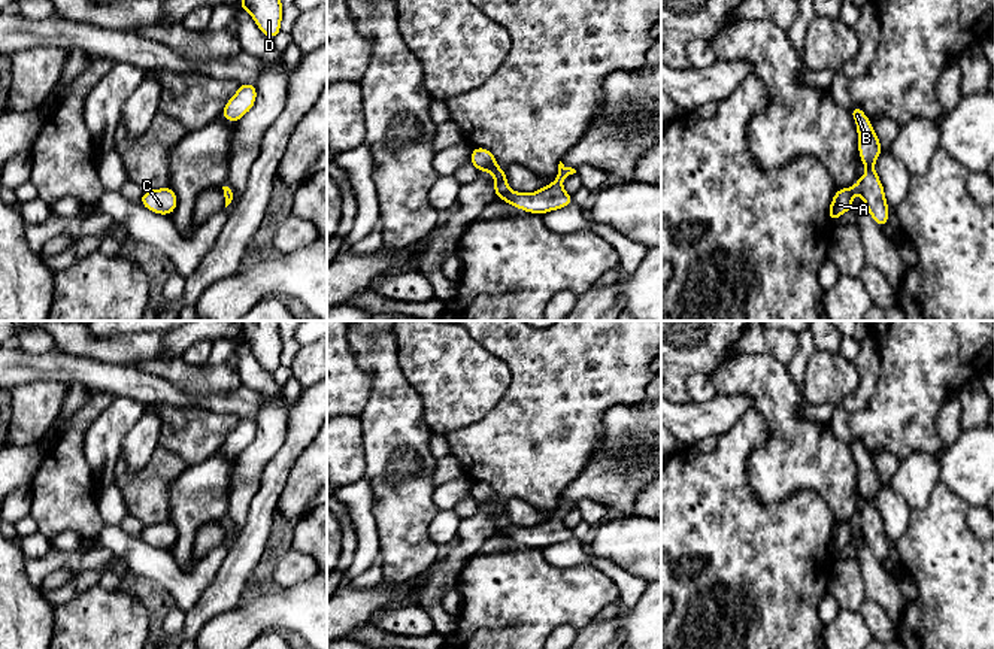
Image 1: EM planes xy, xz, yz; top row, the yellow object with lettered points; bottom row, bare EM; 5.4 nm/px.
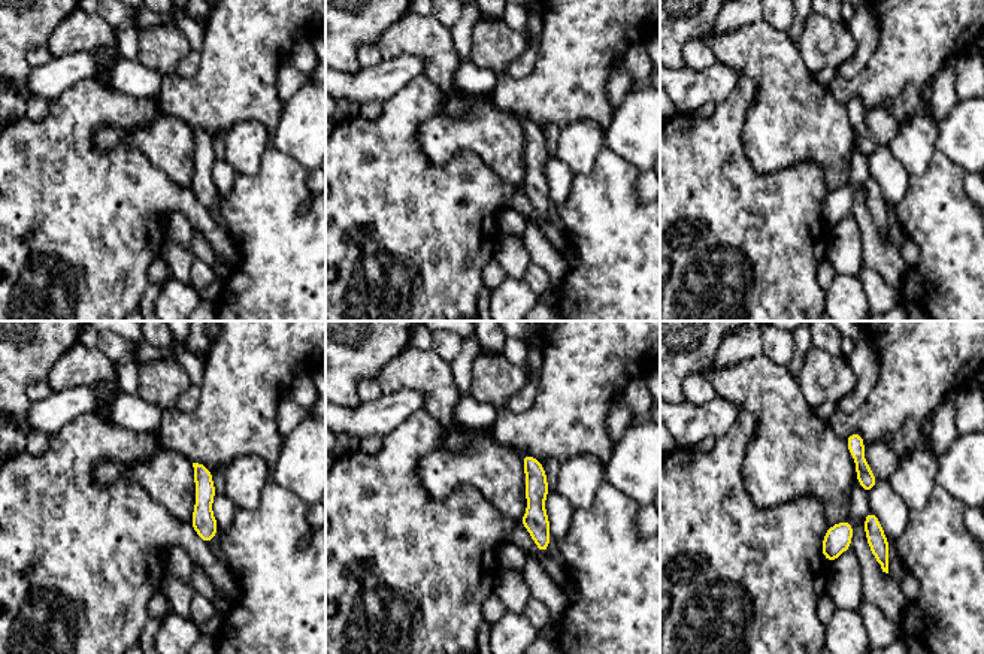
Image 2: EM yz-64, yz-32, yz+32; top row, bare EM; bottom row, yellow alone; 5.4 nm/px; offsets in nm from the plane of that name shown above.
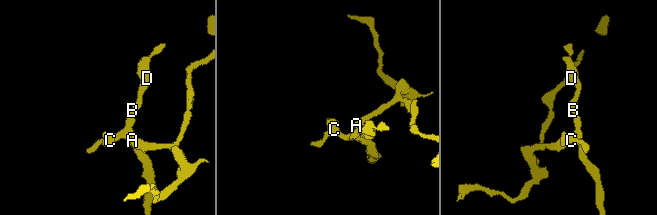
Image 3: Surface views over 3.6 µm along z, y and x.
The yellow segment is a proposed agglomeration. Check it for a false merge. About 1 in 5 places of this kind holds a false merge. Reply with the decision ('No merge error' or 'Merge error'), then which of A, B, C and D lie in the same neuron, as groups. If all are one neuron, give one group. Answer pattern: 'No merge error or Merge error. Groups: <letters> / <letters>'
No merge error. Groups: A B C D

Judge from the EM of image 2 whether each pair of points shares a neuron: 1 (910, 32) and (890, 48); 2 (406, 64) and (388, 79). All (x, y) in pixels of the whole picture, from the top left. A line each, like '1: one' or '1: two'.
1: one
2: one

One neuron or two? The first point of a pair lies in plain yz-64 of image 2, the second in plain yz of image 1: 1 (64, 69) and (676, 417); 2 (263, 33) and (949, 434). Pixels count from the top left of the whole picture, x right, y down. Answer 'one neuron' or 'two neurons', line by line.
1: one neuron
2: two neurons

